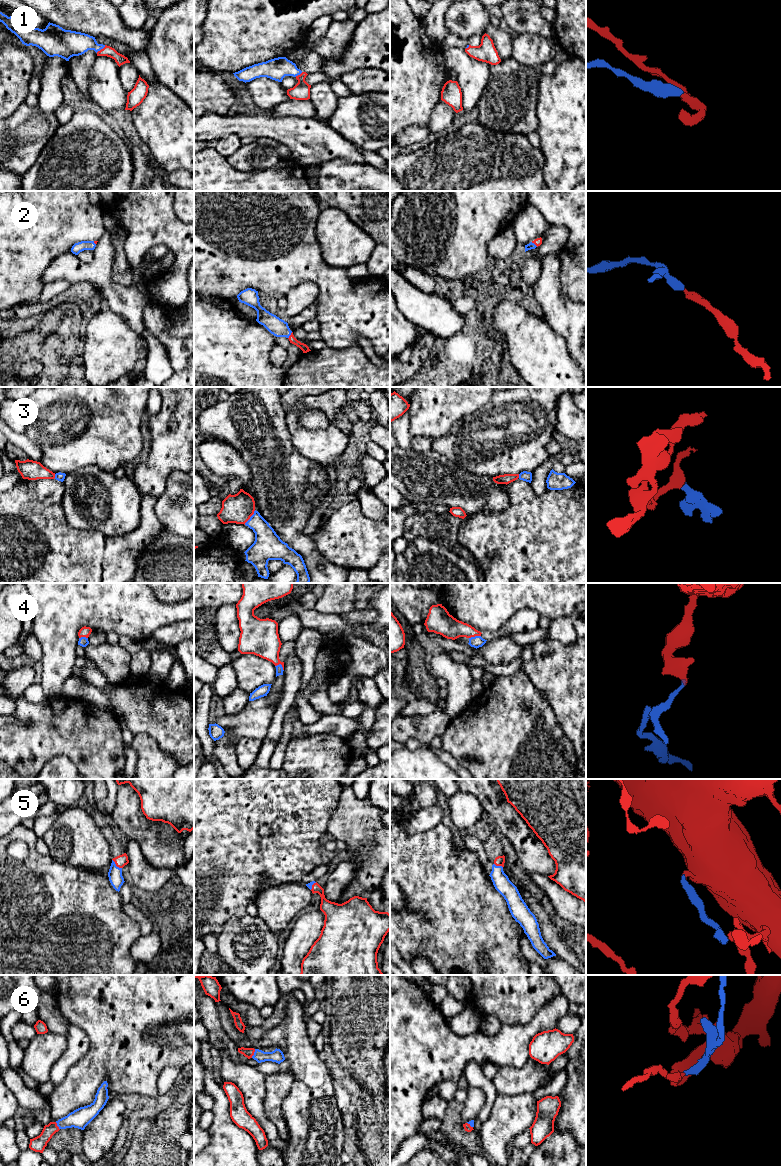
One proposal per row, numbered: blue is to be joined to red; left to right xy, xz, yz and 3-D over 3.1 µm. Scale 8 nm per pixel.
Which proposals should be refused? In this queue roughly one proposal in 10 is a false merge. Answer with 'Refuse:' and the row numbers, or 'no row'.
Refuse: no row

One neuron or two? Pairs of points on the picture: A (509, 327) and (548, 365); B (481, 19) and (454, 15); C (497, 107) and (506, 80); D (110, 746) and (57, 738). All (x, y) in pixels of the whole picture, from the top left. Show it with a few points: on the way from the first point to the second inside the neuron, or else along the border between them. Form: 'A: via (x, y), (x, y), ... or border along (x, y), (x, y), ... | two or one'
A: via (519, 336), (538, 355) | one
B: via (474, 18), (461, 11) | one
C: via (504, 100), (506, 98), (506, 87) | one
D: via (97, 745), (90, 738), (70, 738) | one

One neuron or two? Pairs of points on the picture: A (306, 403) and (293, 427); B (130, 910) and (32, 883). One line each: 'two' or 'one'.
A: one
B: two

